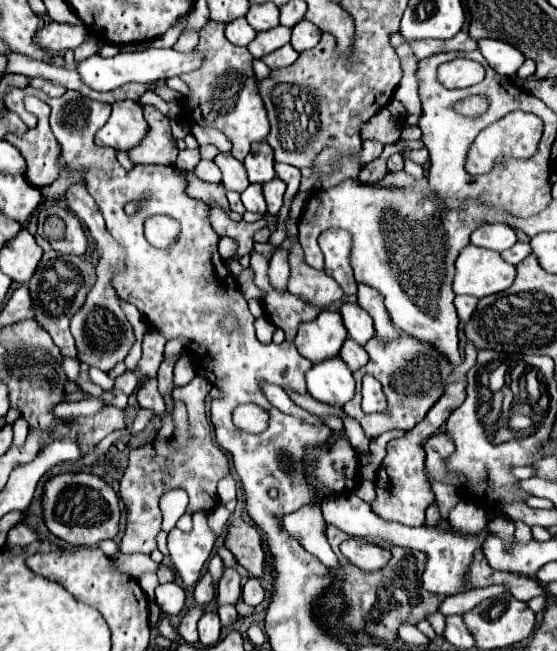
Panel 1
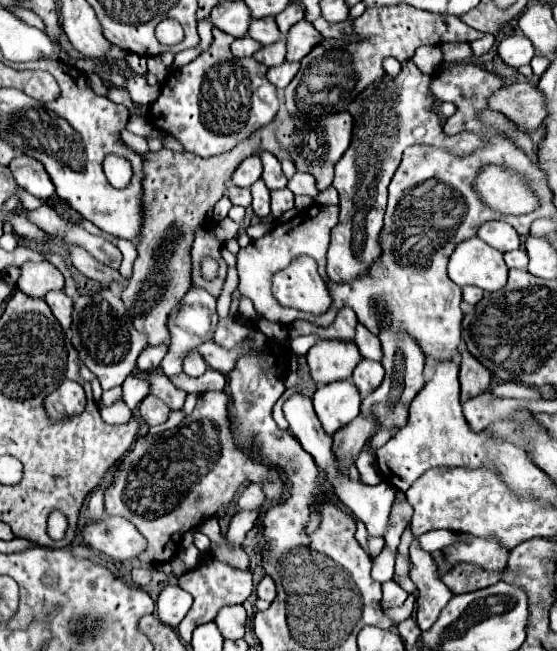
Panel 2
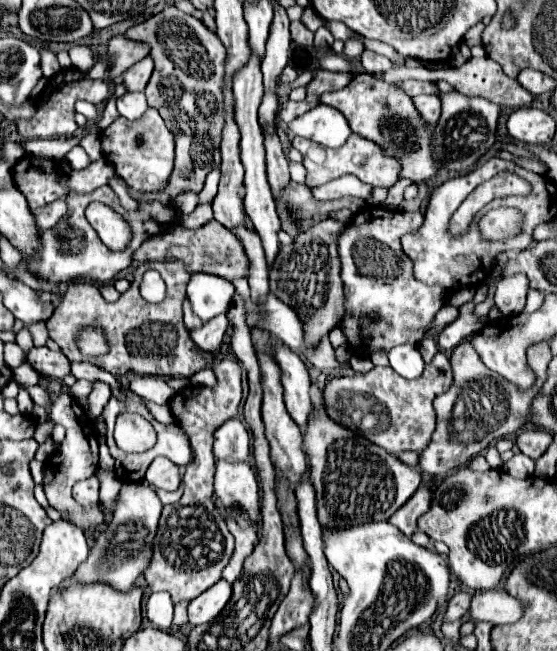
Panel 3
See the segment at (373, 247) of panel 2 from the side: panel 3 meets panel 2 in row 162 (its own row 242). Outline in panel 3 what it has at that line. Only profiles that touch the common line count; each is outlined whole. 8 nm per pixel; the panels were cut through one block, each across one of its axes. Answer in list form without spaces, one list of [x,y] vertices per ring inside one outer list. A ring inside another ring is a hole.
[[[368,208],[354,218],[338,236],[340,274],[346,286],[346,312],[340,328],[348,336],[350,348],[354,354],[368,356],[374,350],[420,342],[426,334],[422,328],[432,322],[446,298],[444,288],[424,286],[412,276],[412,262],[400,248],[400,236],[422,226],[422,212]]]

